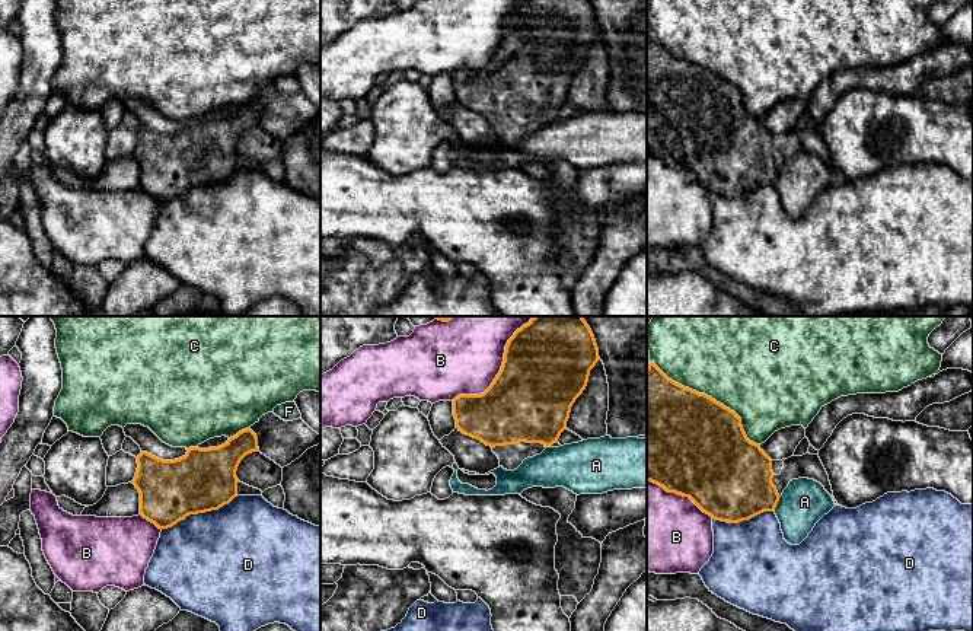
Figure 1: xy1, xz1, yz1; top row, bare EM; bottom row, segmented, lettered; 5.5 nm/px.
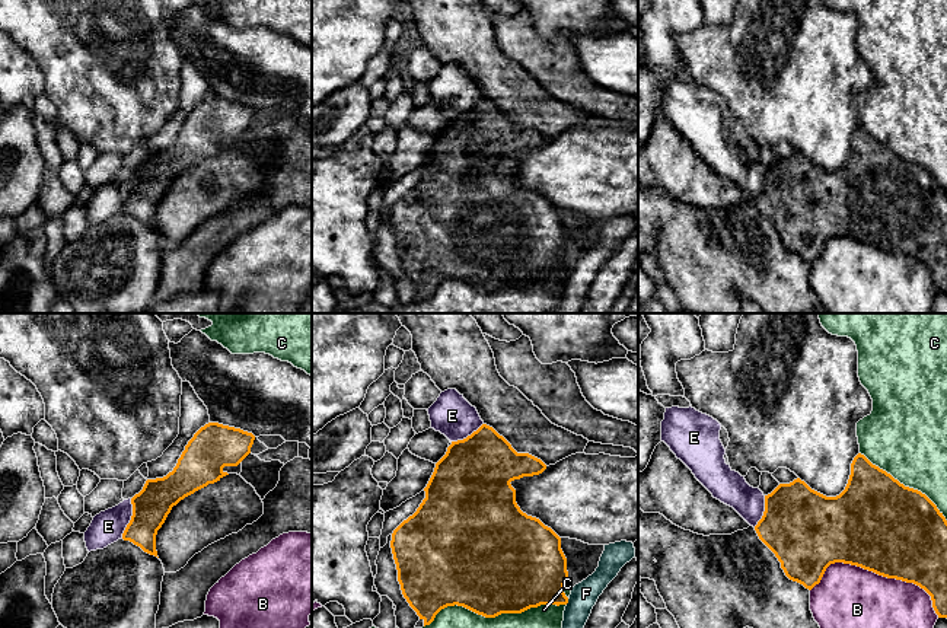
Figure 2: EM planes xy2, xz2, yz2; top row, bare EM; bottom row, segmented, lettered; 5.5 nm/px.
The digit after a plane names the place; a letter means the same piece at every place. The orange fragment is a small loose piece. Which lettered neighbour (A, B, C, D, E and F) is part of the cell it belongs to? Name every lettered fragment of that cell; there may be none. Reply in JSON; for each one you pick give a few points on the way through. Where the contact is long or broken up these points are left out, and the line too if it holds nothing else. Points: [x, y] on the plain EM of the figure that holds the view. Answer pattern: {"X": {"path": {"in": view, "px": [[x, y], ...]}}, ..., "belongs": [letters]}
{"belongs": []}

